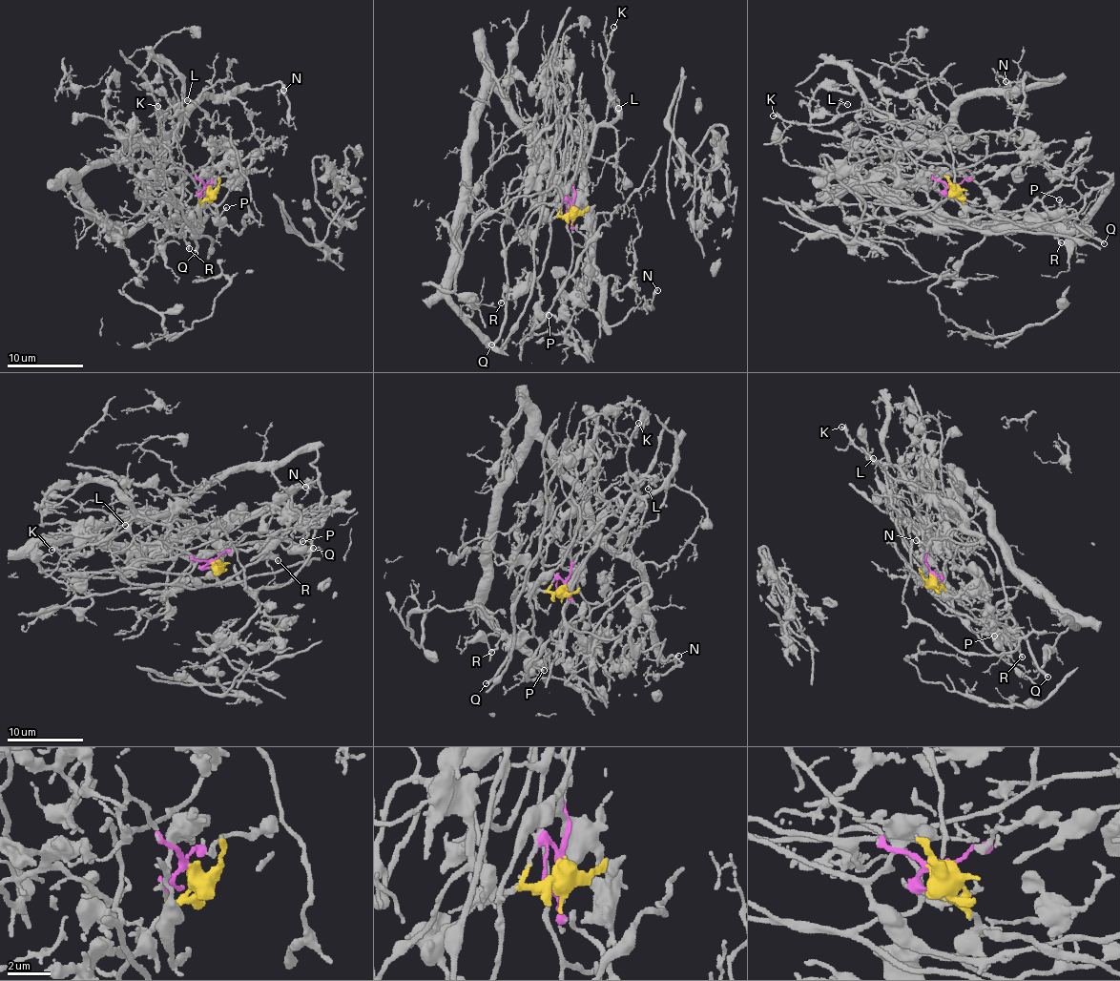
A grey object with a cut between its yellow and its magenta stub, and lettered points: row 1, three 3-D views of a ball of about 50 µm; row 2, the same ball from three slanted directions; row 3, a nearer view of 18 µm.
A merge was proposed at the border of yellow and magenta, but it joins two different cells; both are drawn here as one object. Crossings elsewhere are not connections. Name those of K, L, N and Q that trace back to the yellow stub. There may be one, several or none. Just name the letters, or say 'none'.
Q

